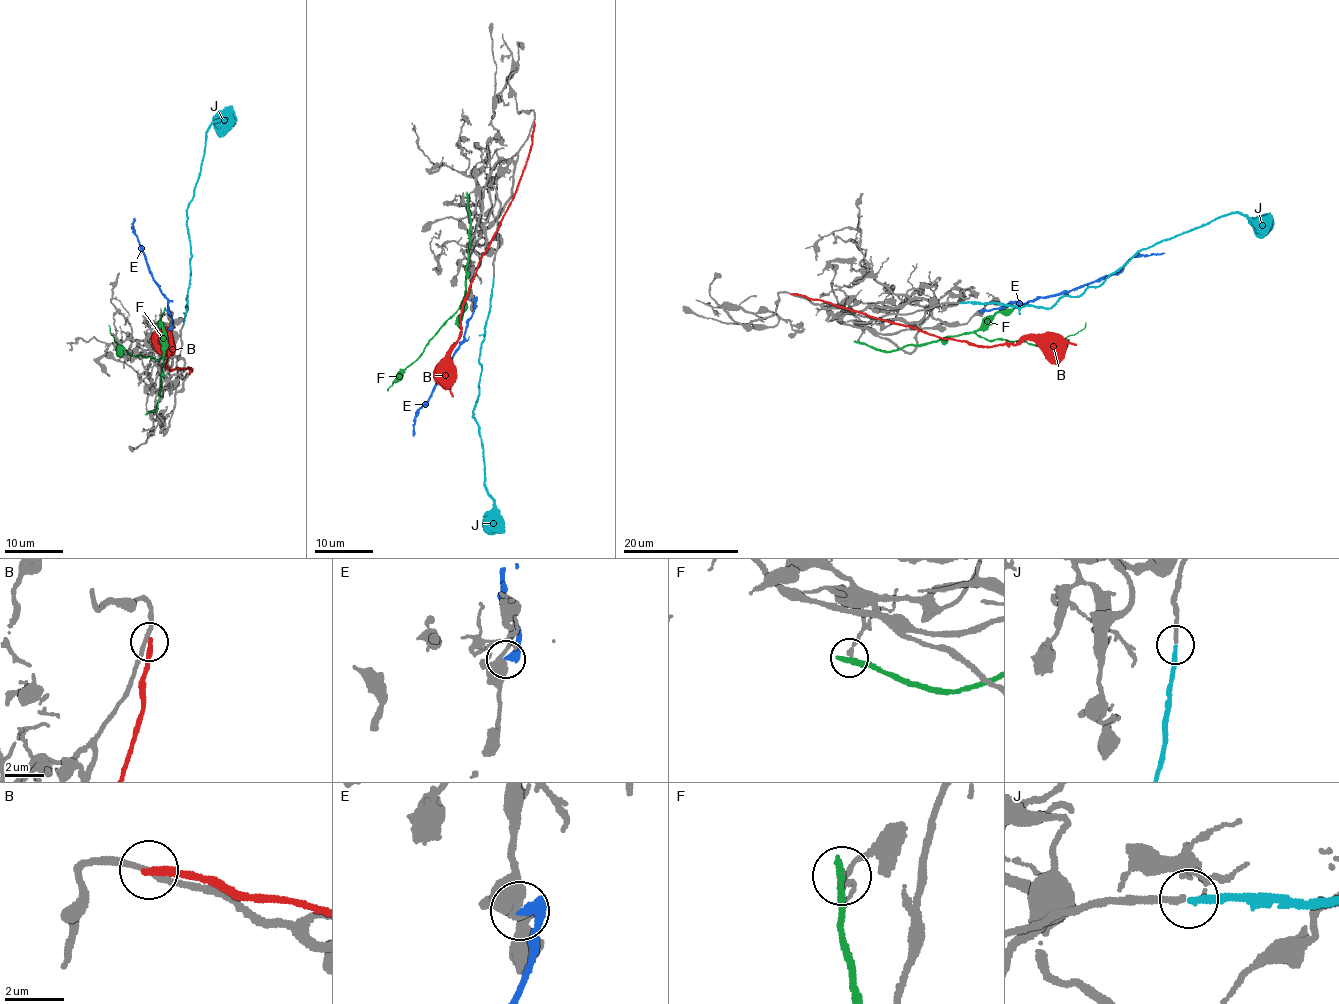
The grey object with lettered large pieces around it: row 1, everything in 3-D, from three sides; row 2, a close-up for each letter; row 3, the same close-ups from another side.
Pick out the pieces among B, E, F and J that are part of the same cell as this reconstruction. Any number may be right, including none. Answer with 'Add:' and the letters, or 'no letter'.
Add: J

